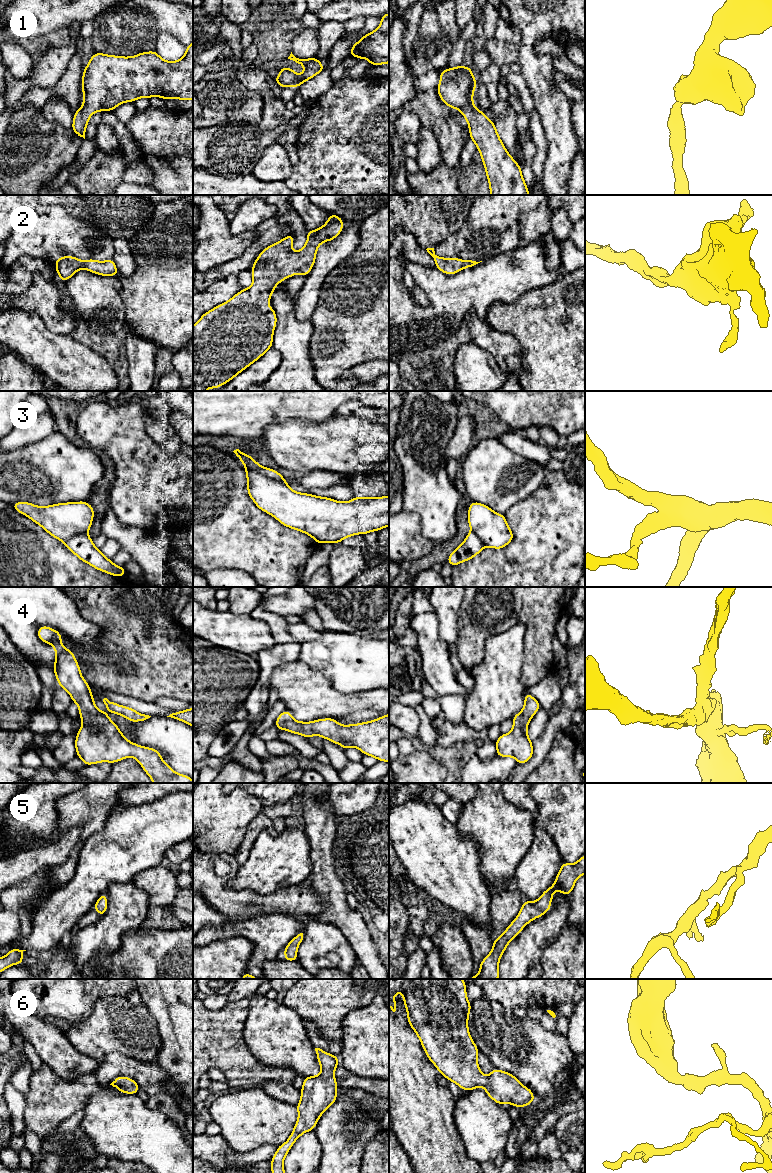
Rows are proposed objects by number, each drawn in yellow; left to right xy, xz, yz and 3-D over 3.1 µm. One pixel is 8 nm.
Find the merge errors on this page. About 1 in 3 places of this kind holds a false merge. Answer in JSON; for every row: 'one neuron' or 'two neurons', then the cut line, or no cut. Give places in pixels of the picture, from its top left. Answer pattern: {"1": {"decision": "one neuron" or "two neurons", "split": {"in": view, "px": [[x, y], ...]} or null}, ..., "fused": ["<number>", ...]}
{"1": {"decision": "one neuron", "split": null}, "2": {"decision": "one neuron", "split": null}, "3": {"decision": "two neurons", "split": {"in": "xz", "px": [[246, 467], [284, 481]]}}, "4": {"decision": "one neuron", "split": null}, "5": {"decision": "one neuron", "split": null}, "6": {"decision": "one neuron", "split": null}, "fused": ["3"]}

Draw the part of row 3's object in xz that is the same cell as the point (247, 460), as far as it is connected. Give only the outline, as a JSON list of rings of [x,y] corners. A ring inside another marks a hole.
[[[236,449],[233,452],[241,460],[242,464],[247,469],[258,471],[262,475],[275,479],[275,480],[285,481],[284,477],[279,472],[277,472],[273,469],[265,468],[265,467],[261,466],[250,455],[241,452],[239,449]]]

